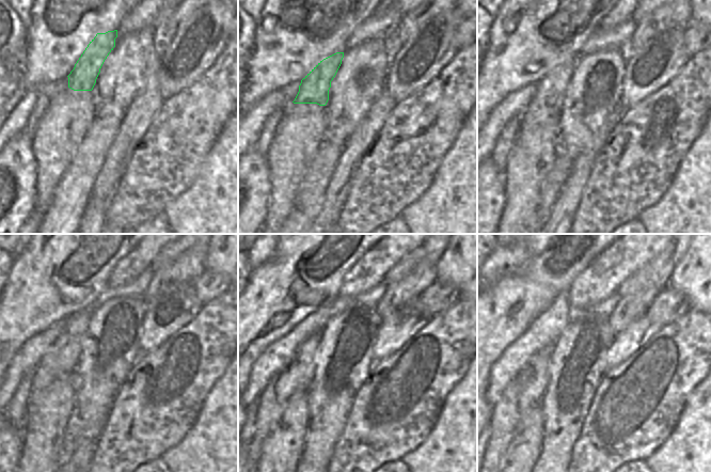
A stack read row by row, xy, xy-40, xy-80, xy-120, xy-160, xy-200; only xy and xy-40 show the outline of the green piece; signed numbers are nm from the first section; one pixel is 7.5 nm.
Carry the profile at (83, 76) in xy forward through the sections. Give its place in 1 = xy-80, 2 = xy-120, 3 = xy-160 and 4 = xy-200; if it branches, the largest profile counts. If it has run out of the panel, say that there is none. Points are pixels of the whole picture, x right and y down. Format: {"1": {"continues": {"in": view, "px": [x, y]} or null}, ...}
{"1": {"continues": {"in": "xy-80", "px": [547, 104]}}, "2": {"continues": {"in": "xy-120", "px": [60, 362]}}, "3": {"continues": {"in": "xy-160", "px": [298, 375]}}, "4": {"continues": {"in": "xy-200", "px": [525, 391]}}}

